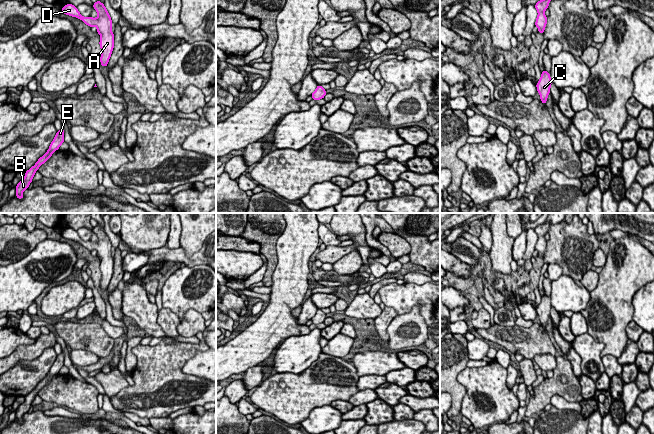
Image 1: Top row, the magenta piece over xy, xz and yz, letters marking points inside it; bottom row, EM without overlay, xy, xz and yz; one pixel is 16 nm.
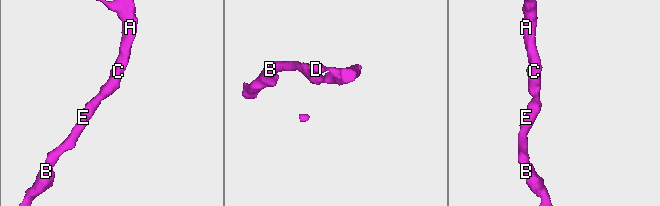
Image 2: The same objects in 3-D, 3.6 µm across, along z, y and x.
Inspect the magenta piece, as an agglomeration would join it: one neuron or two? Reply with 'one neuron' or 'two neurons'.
one neuron

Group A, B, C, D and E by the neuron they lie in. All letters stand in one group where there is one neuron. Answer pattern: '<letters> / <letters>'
A B C D E

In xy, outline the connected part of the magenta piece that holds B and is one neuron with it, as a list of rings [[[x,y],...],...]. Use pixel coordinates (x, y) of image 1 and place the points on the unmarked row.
[[[62,351],[61,354],[57,355],[55,362],[50,368],[48,375],[41,382],[38,383],[38,385],[33,391],[31,391],[28,395],[25,396],[25,401],[17,408],[16,420],[18,423],[23,423],[23,415],[28,413],[28,410],[32,406],[32,402],[34,401],[35,396],[43,387],[45,387],[51,381],[51,379],[56,374],[59,373],[63,366],[64,366],[64,353]]]

